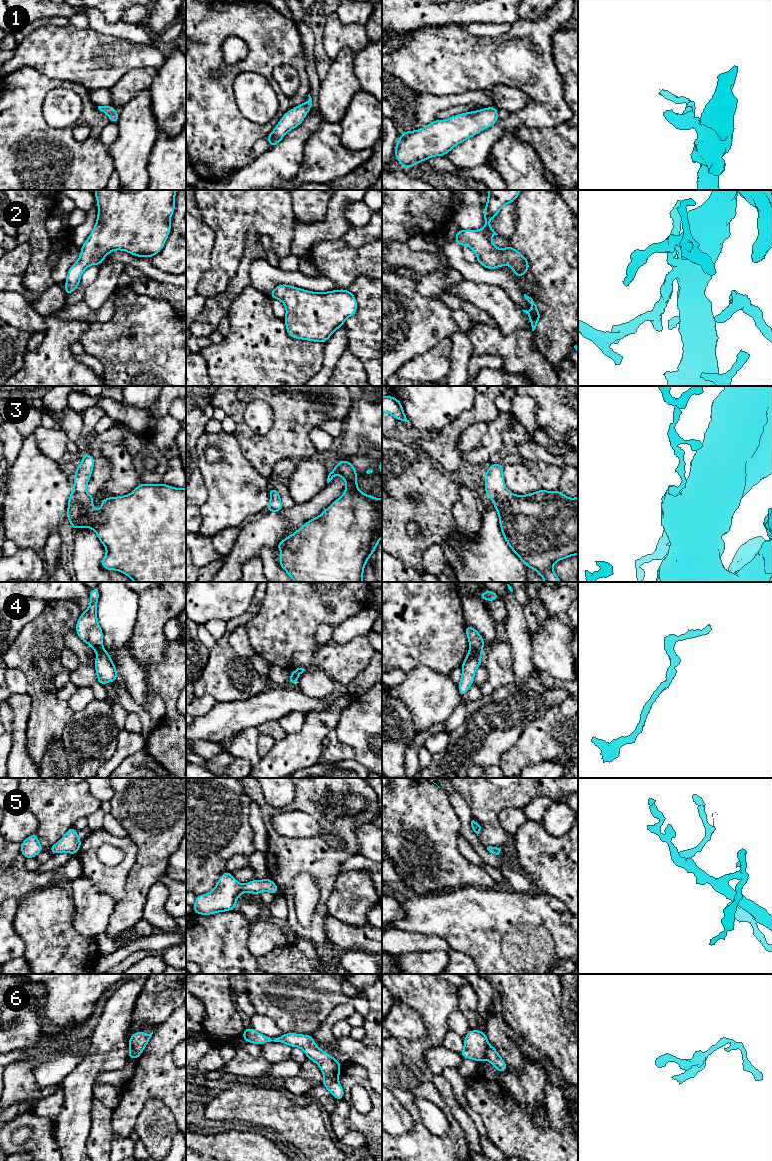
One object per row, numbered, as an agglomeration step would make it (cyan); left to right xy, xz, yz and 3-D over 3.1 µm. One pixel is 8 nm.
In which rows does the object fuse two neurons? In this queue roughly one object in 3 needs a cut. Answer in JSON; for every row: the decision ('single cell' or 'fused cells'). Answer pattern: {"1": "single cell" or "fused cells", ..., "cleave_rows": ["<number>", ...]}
{"1": "single cell", "2": "single cell", "3": "single cell", "4": "fused cells", "5": "single cell", "6": "fused cells", "cleave_rows": ["4", "6"]}

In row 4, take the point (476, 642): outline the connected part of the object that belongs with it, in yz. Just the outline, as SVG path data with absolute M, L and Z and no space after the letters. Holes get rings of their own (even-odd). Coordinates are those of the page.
M464 626L464 630L469 640L469 648L471 651L481 655L484 648L484 639L479 632L472 626Z

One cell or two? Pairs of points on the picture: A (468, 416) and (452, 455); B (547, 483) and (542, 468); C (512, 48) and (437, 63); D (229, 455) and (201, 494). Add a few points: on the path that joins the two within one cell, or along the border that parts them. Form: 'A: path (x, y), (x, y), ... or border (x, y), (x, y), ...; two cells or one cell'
A: path (458, 426), (451, 434), (451, 445); one cell
B: path (547, 479), (545, 472); one cell
C: path (493, 61), (456, 62); one cell
D: border (197, 465), (207, 490), (207, 499), (200, 506); two cells

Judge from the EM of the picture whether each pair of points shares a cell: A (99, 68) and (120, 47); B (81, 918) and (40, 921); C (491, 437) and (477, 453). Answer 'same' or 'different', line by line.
A: same
B: different
C: same

